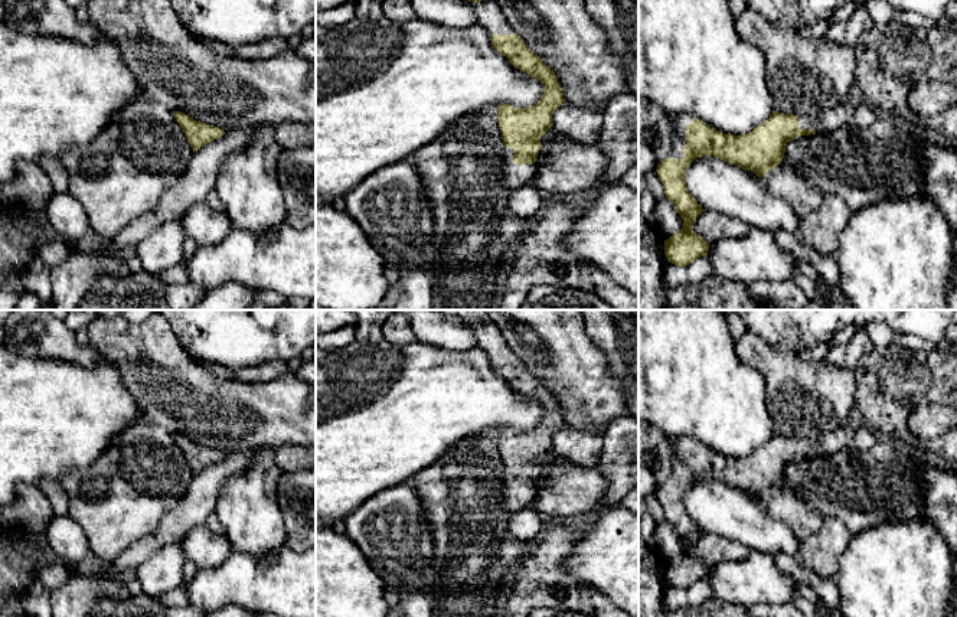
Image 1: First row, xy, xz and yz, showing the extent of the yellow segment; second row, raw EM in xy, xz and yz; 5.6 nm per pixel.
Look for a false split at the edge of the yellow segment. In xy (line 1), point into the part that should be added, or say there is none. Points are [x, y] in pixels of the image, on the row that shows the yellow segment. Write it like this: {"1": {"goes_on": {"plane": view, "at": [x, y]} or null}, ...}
{"1": {"goes_on": null}}

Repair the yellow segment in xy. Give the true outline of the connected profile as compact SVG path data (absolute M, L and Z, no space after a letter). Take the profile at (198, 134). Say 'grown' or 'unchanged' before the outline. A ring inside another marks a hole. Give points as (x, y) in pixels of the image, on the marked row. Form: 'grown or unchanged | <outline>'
unchanged | M174 111L174 118L182 127L193 151L197 151L205 144L223 136L223 130L221 130L219 127L196 121L180 111Z

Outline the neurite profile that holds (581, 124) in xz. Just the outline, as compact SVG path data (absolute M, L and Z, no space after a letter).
M564 102L552 114L552 128L574 143L587 147L598 146L604 111Z

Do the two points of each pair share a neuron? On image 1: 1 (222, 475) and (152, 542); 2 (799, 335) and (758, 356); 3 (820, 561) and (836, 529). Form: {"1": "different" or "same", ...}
{"1": "same", "2": "different", "3": "same"}

